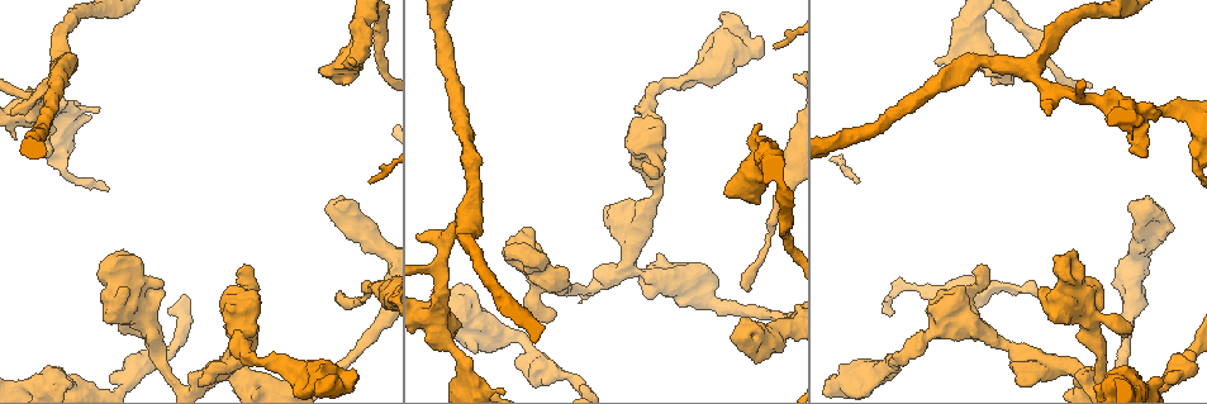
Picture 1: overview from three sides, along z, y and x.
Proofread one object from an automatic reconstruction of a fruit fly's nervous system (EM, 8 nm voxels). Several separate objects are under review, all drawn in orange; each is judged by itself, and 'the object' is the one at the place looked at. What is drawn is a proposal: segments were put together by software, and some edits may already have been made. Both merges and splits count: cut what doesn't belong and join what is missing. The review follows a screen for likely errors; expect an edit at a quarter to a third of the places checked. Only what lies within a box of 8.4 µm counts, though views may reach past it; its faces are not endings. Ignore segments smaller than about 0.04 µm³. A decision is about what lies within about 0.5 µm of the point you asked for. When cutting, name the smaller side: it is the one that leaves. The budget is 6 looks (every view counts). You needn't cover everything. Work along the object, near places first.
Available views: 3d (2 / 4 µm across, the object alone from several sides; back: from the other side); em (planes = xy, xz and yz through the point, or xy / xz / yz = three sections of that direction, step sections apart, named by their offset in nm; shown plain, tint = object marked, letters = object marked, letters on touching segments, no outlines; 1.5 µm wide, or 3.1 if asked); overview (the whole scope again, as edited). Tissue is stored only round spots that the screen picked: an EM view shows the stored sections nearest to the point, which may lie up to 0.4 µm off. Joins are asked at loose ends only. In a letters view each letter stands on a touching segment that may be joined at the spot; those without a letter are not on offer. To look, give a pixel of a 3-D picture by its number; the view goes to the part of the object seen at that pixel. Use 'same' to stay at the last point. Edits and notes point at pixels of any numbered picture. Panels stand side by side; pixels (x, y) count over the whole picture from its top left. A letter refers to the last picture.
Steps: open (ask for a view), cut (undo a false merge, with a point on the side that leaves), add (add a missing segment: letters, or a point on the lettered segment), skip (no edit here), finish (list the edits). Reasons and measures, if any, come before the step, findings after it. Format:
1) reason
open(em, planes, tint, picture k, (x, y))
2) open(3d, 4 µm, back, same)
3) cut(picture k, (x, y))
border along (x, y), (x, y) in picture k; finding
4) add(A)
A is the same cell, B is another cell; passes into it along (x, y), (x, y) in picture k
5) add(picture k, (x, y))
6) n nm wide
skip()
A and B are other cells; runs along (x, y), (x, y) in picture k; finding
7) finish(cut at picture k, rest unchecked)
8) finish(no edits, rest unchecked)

an open end
open(em, xy, step 4, tint, picture 1, (352, 60))

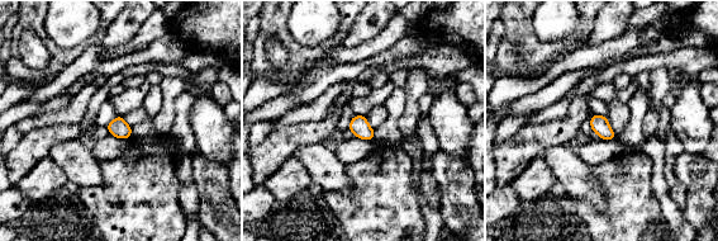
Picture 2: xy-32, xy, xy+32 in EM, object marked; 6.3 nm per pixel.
open(em, yz, step 8, tint, same)

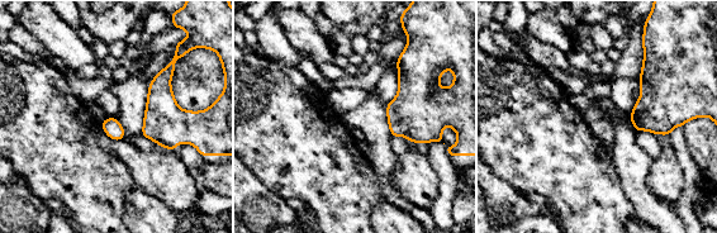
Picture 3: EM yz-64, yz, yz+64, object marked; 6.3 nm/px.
see the neighbours
open(em, yz, step 8, letters, same)

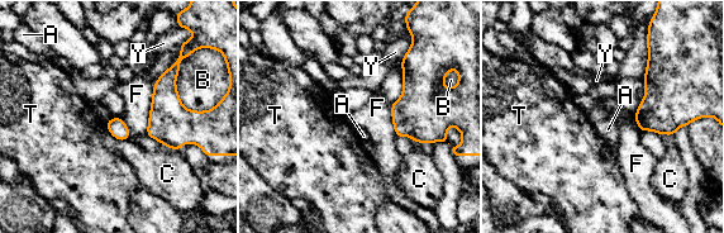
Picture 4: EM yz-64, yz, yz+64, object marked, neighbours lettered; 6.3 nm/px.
skip()
A, B, C, F, T and Y are other cells; border along (153, 86), (146, 134) in picture 4; no lettered segment goes on from it

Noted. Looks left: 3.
long arm stops here
open(em, planes, plain, picture 1, (745, 289))

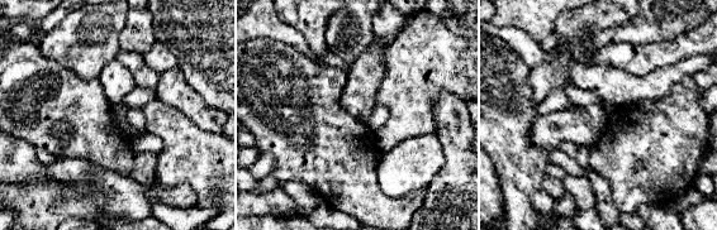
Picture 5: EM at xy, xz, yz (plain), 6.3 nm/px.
open(em, planes, tint, same)

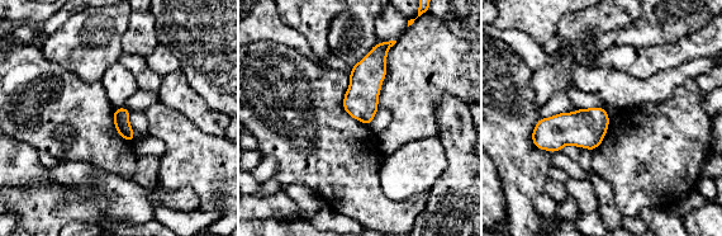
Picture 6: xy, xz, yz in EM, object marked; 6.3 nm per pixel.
what lies round it
open(em, planes, letters, same)

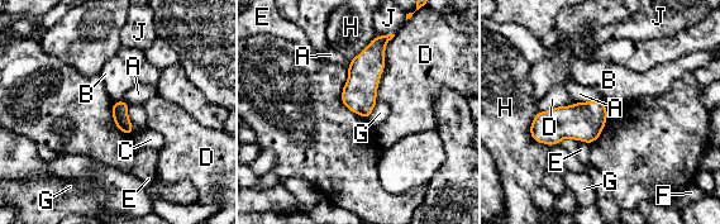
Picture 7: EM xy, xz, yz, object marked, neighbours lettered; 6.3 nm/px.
skip()
A, B, C, D, E, F, G, H and J are other cells; border along (125, 104), (128, 119), (133, 124) in picture 7; none of them fits

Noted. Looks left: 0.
finish(no edits, rest unchecked)

